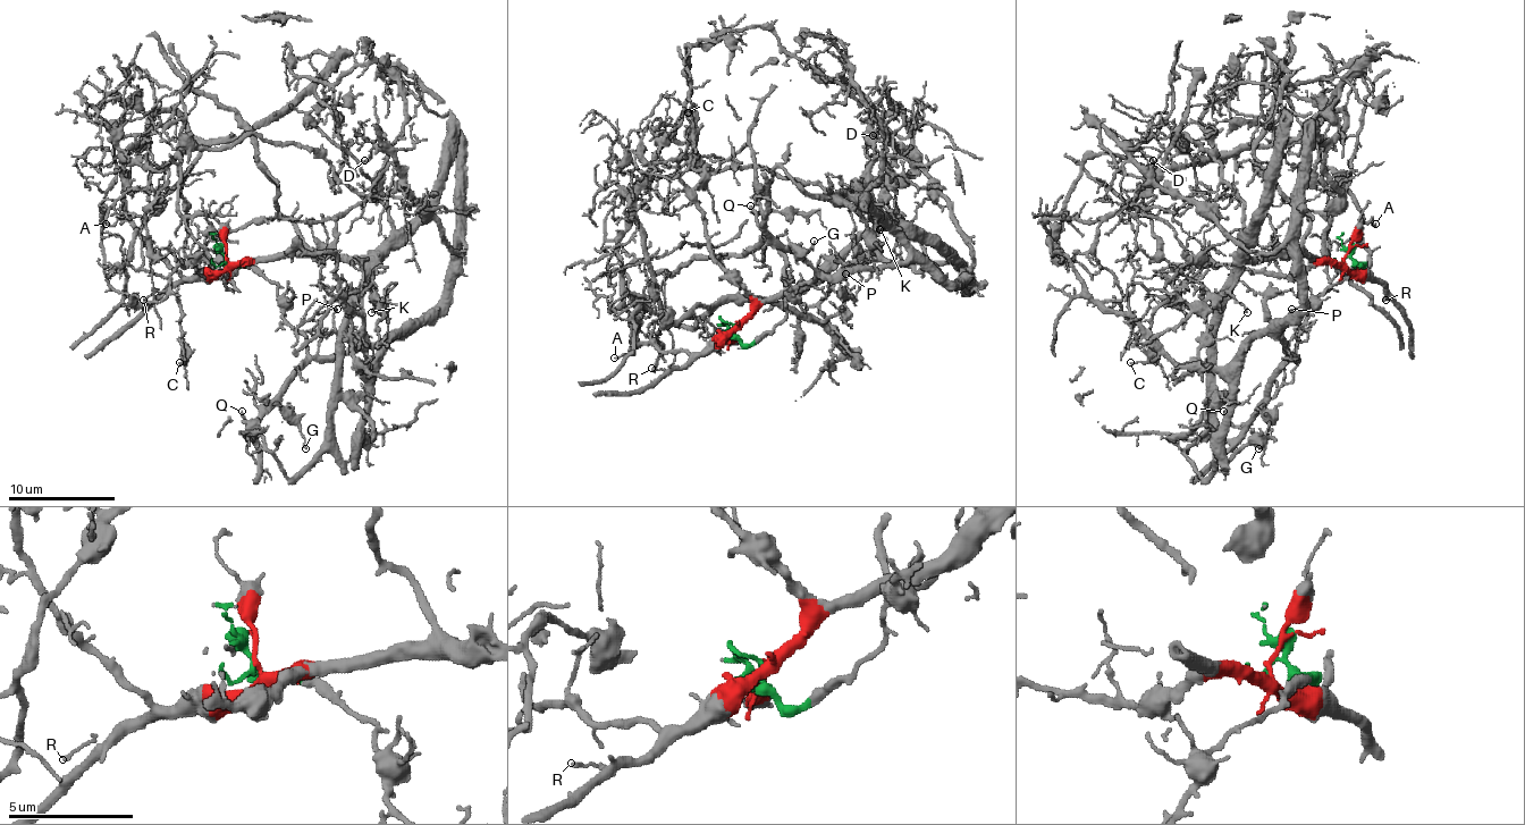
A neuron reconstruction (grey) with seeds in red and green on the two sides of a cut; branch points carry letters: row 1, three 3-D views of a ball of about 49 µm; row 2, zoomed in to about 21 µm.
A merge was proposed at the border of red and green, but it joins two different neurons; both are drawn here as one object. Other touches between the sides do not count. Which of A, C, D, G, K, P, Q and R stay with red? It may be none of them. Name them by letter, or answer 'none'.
A, C, K, R

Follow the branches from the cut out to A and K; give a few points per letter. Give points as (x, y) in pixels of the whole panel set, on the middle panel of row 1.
A: (734, 326), (729, 334), (718, 334), (699, 353), (635, 345), (614, 359)
K: (734, 326), (761, 304), (795, 294), (825, 275), (876, 224), (879, 213), (879, 229)

